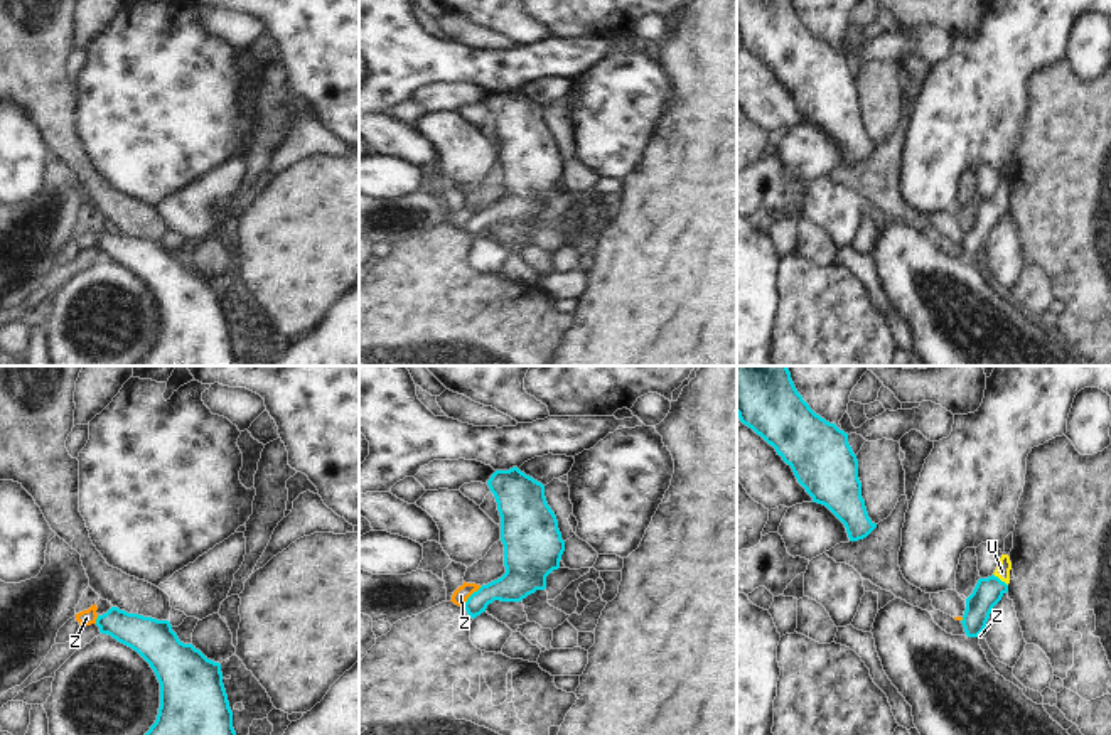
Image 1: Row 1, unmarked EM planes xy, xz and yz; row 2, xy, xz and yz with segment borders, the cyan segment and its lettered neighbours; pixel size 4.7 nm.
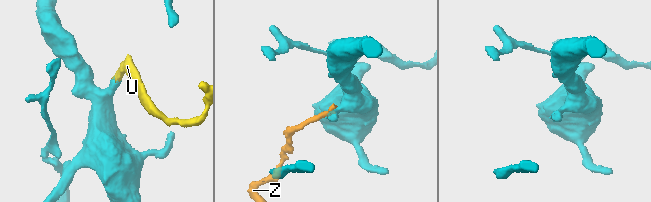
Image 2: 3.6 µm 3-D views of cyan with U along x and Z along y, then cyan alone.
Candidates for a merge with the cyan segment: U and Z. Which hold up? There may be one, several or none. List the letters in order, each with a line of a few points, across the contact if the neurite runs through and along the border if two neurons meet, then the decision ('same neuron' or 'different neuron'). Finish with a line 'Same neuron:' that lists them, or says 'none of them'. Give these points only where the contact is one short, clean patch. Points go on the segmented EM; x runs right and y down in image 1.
U: yz (988, 592), (998, 579), (1002, 572) | same neuron
Z: xz (481, 587), (462, 606) | different neuron
Same neuron: U

